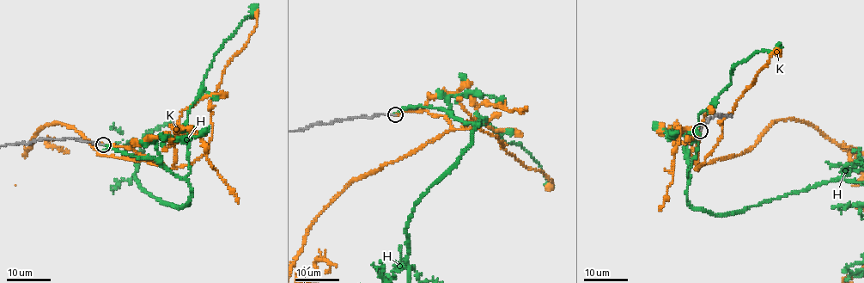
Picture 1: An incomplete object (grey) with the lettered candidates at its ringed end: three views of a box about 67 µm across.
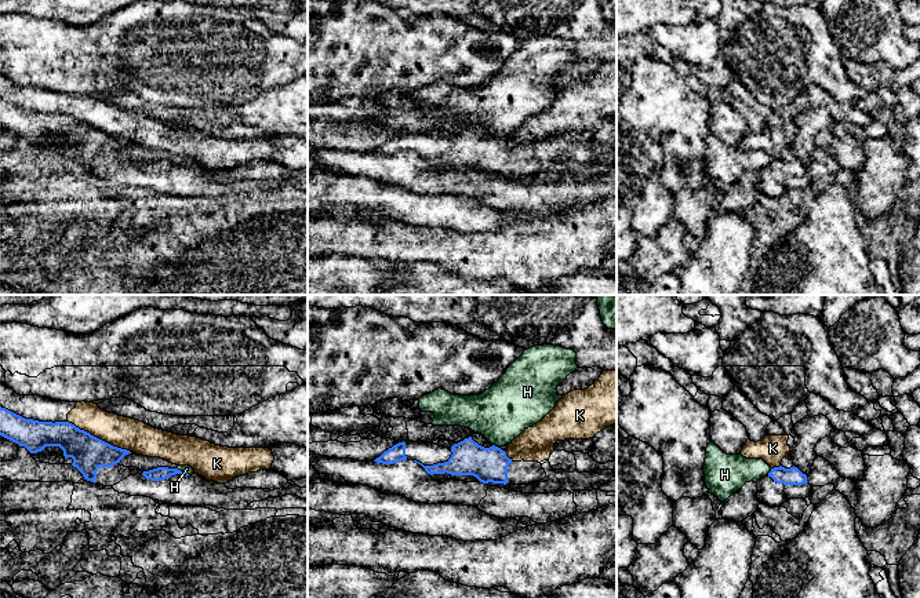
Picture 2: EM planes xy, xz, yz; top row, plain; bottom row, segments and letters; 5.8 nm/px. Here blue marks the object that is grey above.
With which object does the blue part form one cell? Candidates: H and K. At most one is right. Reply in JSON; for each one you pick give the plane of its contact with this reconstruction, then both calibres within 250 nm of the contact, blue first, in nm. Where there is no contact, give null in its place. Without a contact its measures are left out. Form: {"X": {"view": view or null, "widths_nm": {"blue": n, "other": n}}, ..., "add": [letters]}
{"add": []}

